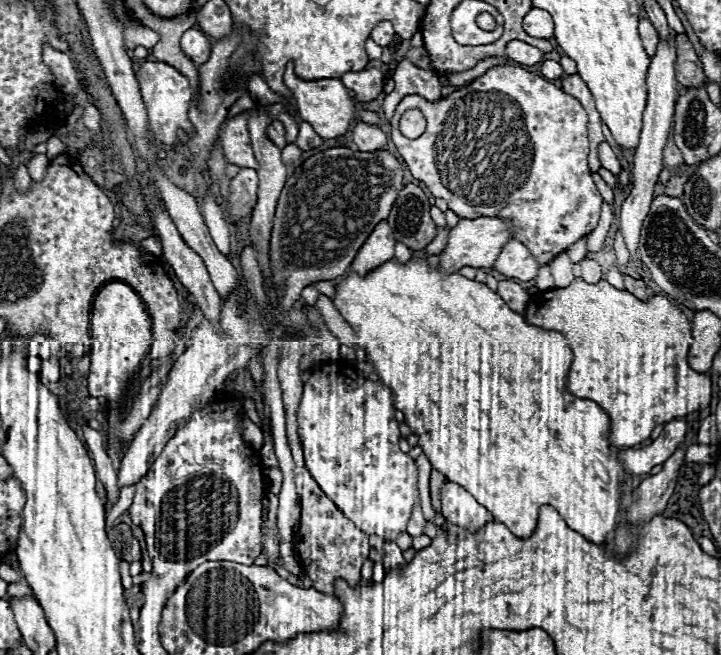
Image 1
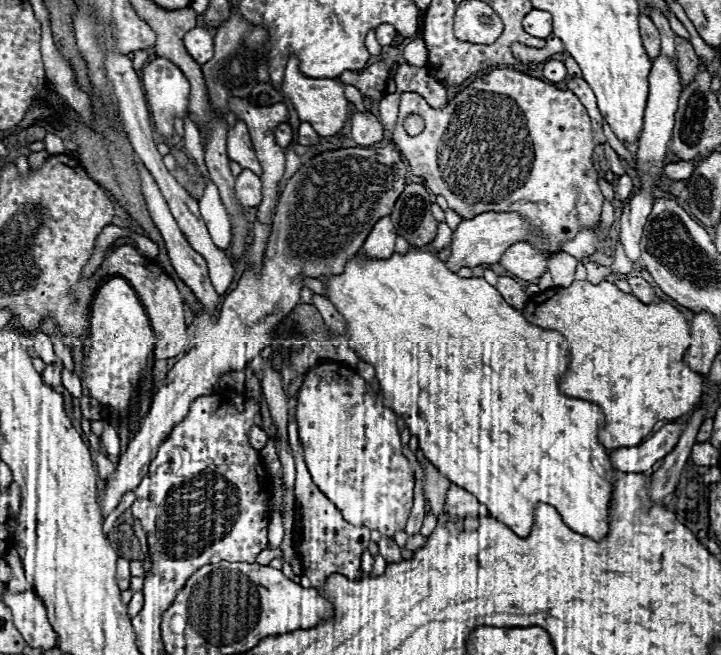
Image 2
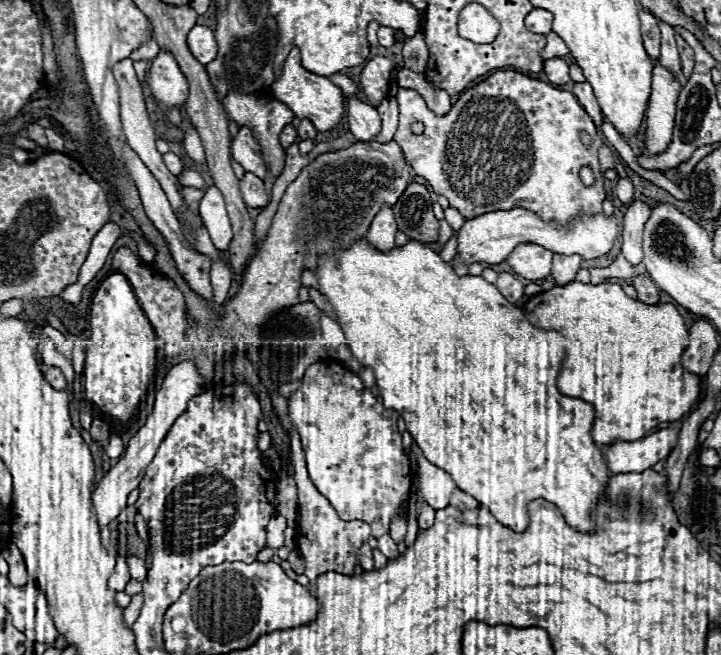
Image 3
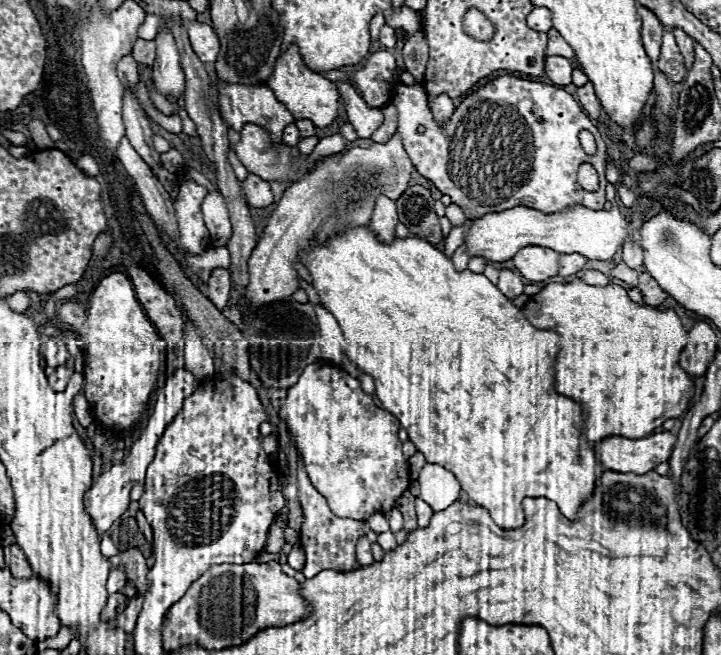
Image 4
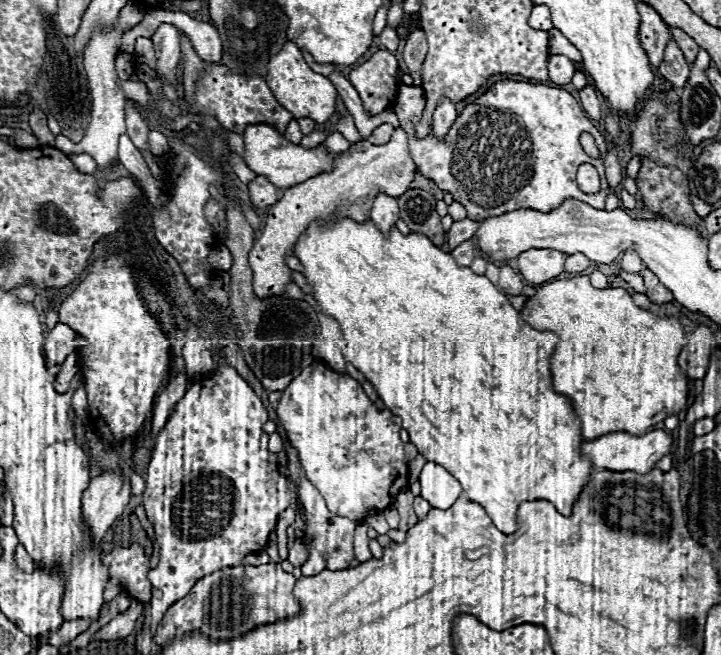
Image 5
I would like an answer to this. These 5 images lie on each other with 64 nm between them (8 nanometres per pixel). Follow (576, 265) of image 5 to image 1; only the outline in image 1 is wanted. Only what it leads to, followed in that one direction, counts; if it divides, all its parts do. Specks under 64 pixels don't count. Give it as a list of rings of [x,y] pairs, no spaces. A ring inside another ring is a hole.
[[[564,252],[564,254],[558,254],[548,266],[550,266],[550,270],[552,270],[556,288],[564,288],[564,286],[568,286],[568,284],[574,280],[572,262],[570,262],[570,258],[568,258],[566,252]]]

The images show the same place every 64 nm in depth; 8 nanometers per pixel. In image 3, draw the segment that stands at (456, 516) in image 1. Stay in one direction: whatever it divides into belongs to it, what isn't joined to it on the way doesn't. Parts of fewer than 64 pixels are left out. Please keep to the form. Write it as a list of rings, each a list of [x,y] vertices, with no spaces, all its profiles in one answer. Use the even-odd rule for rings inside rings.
[[[454,490],[452,498],[450,498],[450,506],[456,506],[456,510],[464,512],[464,510],[474,510],[474,508],[480,508],[480,504],[470,496],[470,494],[464,494],[462,490]]]

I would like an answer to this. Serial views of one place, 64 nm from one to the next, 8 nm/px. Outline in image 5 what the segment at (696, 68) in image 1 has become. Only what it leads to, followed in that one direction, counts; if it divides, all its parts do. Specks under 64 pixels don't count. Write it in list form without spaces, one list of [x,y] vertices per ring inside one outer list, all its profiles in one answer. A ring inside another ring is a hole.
[[[672,28],[672,38],[676,40],[676,44],[680,46],[682,54],[686,56],[686,62],[692,64],[694,58],[696,58],[696,54],[698,54],[698,48],[700,48],[700,46],[698,46],[684,30],[680,30],[680,28]]]

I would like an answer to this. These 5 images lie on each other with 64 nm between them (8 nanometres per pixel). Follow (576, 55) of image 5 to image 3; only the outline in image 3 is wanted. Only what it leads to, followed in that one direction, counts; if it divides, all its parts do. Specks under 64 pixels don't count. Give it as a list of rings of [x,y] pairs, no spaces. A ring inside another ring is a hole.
[[[550,32],[548,34],[548,44],[540,52],[540,58],[542,60],[548,60],[548,58],[556,58],[556,56],[566,56],[566,54],[568,54],[568,48],[562,42],[562,38],[558,38],[554,32]]]

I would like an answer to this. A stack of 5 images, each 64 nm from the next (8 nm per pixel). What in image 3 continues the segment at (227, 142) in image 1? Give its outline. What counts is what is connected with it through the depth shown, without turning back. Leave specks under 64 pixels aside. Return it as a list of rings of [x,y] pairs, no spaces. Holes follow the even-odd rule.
[[[240,126],[236,138],[232,138],[232,144],[230,144],[230,152],[232,152],[232,158],[242,164],[242,168],[246,172],[252,172],[256,174],[258,178],[266,178],[266,164],[264,164],[264,158],[258,154],[258,142],[254,140],[250,128],[246,126]]]

